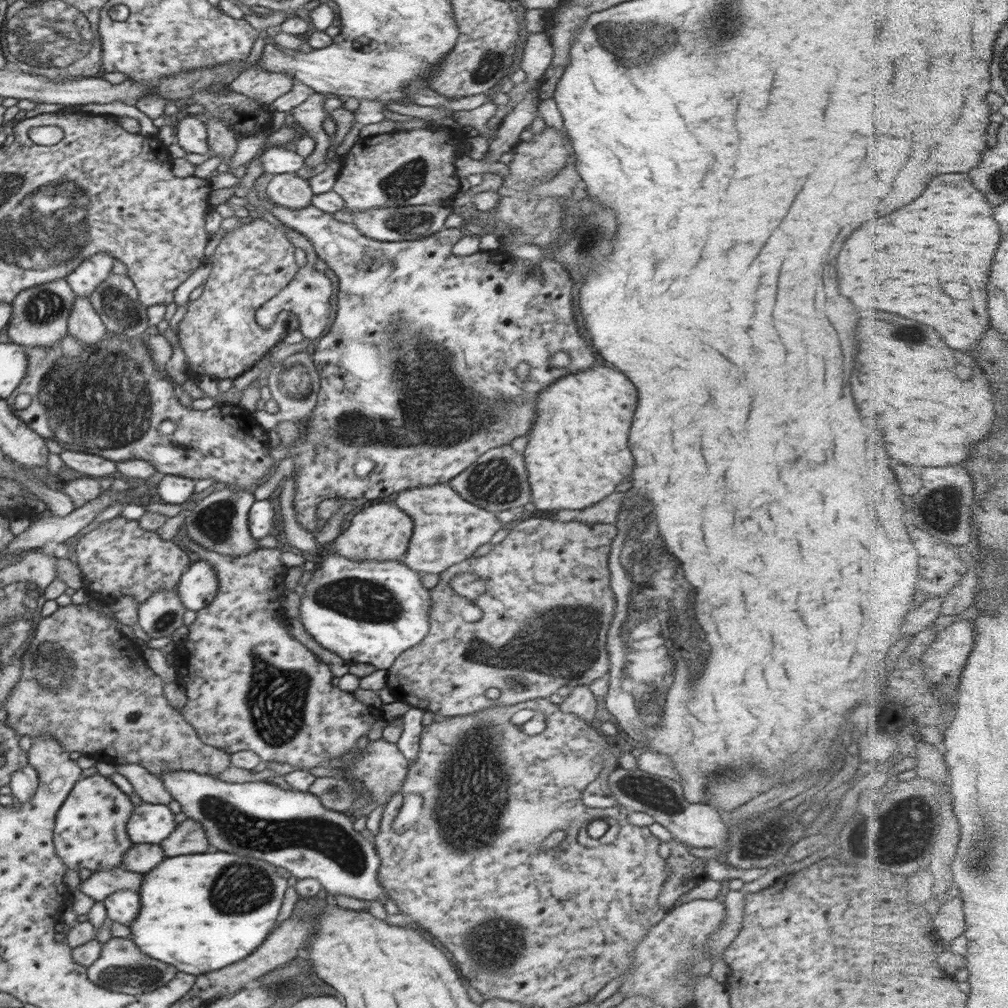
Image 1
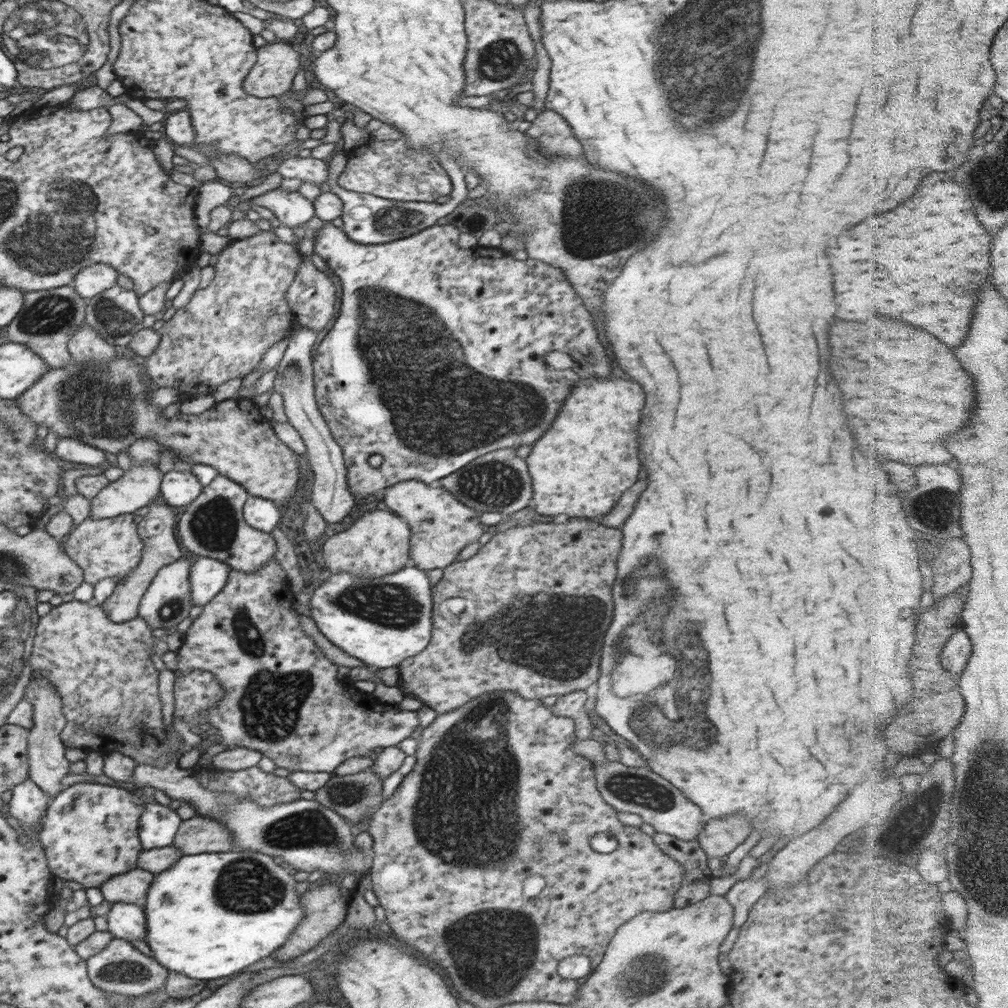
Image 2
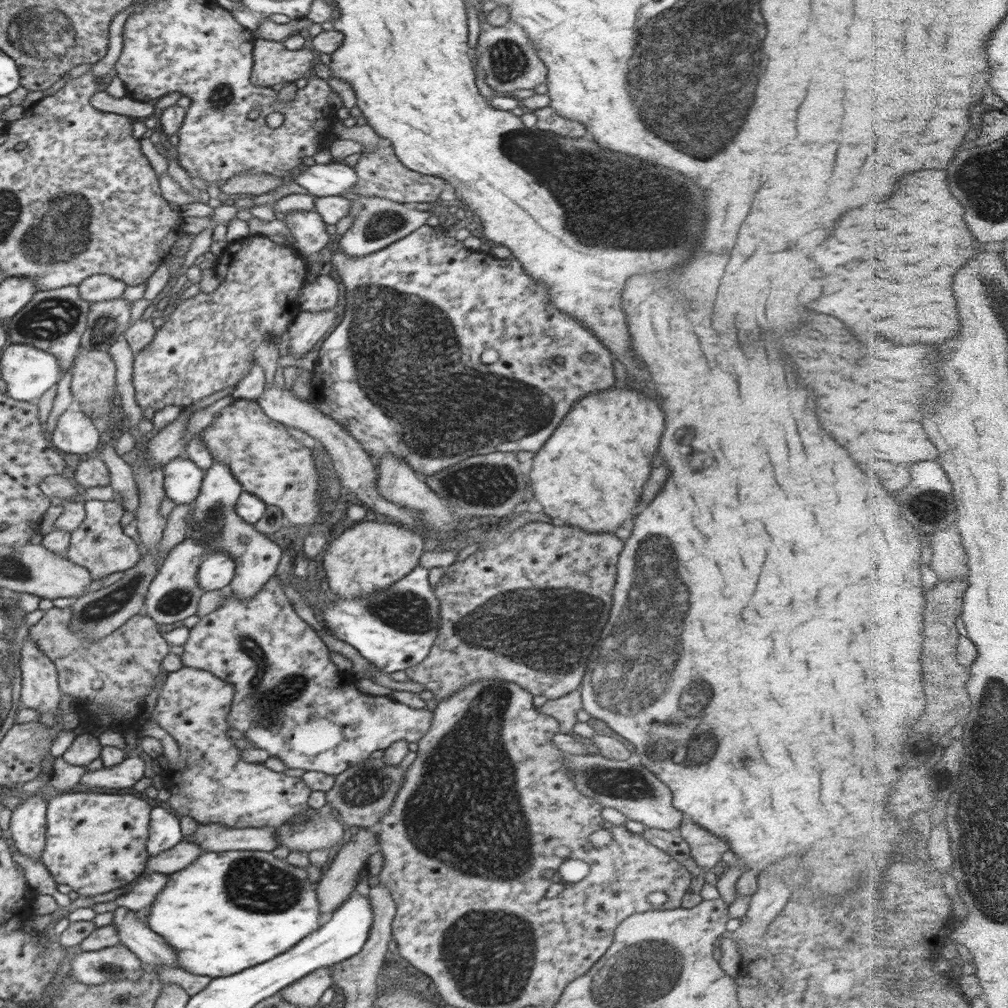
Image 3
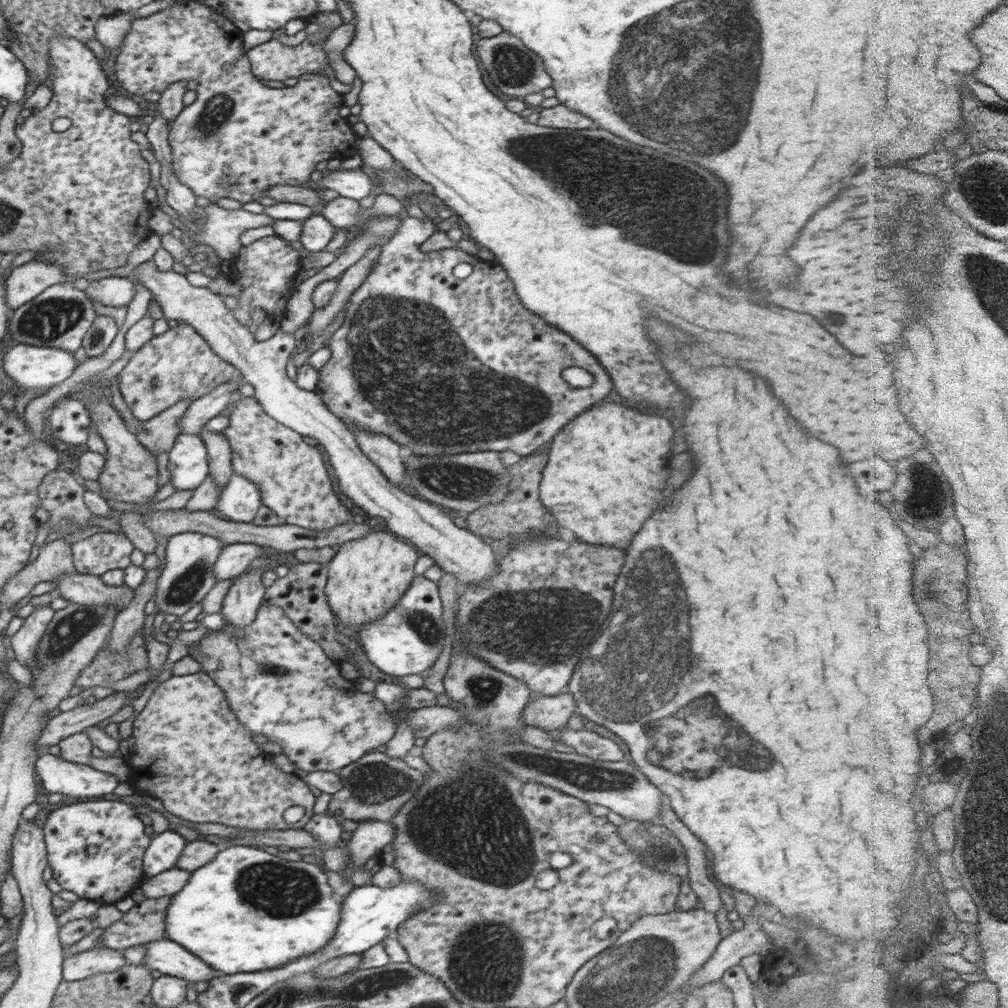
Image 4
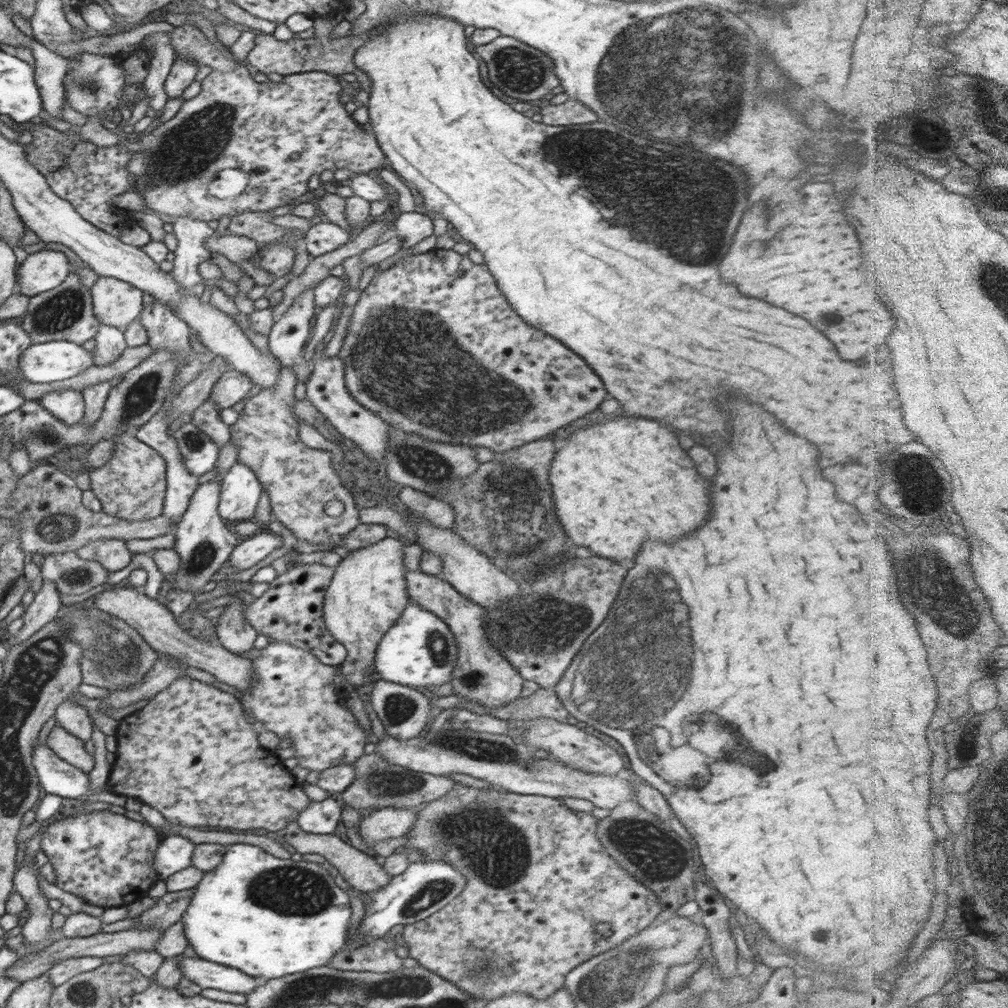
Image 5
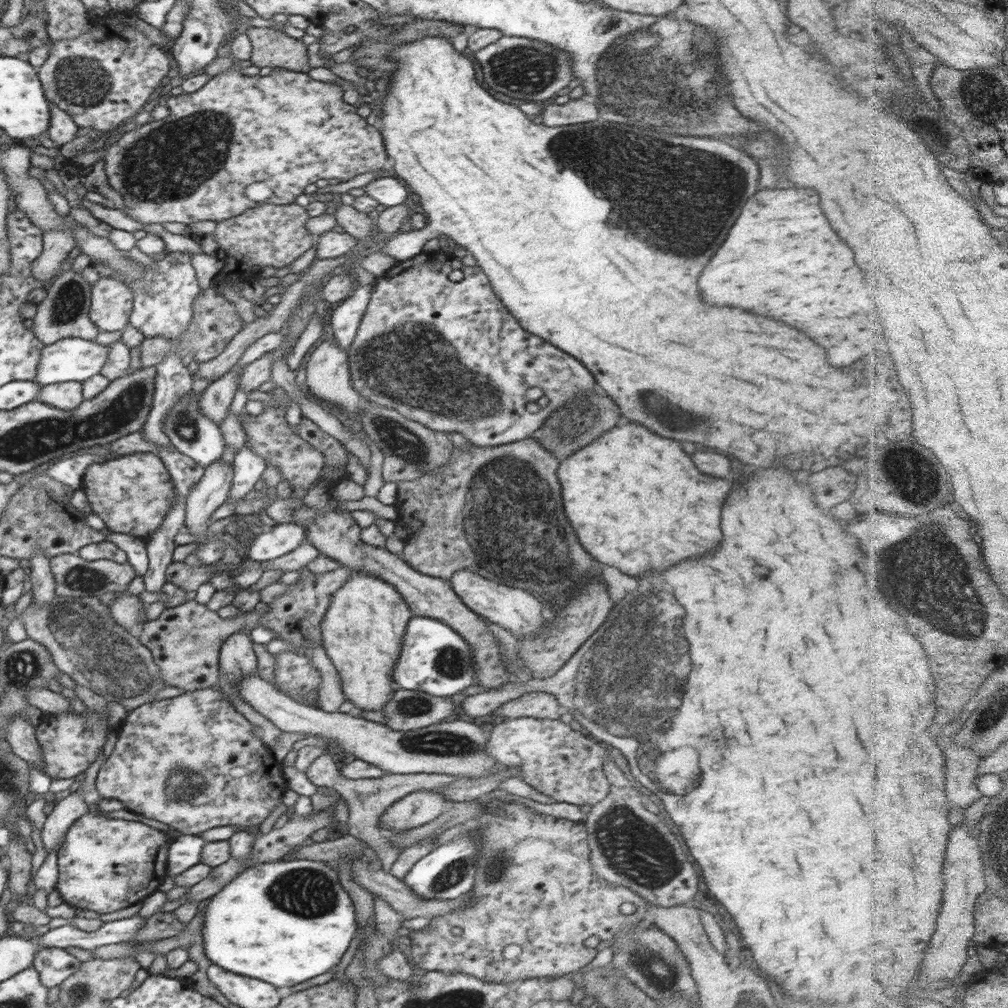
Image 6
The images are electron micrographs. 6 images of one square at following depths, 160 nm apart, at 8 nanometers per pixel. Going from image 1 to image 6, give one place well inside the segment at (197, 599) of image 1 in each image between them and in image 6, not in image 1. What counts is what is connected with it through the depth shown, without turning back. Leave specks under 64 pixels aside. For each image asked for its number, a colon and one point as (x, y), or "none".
2: (208, 576)
3: (217, 570)
4: (235, 559)
5: (247, 553)
6: (283, 538)

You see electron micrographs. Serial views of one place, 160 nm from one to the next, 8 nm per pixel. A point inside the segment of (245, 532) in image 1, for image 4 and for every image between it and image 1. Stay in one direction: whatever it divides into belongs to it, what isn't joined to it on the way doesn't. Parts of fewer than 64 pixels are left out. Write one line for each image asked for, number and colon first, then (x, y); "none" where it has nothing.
2: (213, 526)
3: (223, 530)
4: (240, 606)

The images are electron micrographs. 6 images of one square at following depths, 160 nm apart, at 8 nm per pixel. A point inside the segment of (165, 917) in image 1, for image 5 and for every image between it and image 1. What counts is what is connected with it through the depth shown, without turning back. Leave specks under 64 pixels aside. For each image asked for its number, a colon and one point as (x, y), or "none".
2: (211, 915)
3: (215, 933)
4: (293, 913)
5: (269, 918)

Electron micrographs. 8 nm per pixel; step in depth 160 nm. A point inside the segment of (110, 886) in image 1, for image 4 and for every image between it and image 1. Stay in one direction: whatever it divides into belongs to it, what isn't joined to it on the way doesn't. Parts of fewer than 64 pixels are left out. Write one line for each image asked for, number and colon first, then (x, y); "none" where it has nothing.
2: (131, 887)
3: (141, 895)
4: (168, 883)

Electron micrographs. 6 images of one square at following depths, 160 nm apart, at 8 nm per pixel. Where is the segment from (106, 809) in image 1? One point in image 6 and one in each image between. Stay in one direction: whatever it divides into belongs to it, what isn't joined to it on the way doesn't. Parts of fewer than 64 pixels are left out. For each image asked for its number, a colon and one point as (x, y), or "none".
2: (90, 831)
3: (95, 843)
4: (96, 849)
5: (105, 858)
6: (105, 864)

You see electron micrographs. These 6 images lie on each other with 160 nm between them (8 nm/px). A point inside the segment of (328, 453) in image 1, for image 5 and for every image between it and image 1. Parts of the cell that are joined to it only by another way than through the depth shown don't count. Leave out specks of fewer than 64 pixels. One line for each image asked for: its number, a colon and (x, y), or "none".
2: (496, 318)
3: (426, 297)
4: (410, 314)
5: (497, 382)

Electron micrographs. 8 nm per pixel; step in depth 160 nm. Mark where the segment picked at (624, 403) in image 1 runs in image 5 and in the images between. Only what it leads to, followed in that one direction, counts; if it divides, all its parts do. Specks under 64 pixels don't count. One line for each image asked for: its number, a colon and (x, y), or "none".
2: (589, 457)
3: (590, 474)
4: (604, 482)
5: (618, 484)

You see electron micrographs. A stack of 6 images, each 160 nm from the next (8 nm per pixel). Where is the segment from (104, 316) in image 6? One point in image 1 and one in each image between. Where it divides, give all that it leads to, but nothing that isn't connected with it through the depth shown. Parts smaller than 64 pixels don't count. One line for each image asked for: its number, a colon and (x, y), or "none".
1: (87, 276)
2: (93, 280)
3: (100, 287)
4: (115, 292)
5: (115, 303)

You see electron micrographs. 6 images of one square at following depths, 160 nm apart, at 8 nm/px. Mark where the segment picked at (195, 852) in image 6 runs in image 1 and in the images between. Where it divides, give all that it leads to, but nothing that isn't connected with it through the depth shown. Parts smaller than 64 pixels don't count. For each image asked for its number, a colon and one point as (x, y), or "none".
1: (149, 823)
2: (158, 825)
3: (164, 828)
4: (165, 849)
5: (174, 853)

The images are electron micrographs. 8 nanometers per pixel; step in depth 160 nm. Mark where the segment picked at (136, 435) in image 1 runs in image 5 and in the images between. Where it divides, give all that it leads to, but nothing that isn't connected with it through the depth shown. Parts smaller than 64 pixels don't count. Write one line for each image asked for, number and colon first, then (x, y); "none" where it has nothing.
2: (108, 407)
3: (262, 455)
4: (292, 477)
5: (300, 481)

